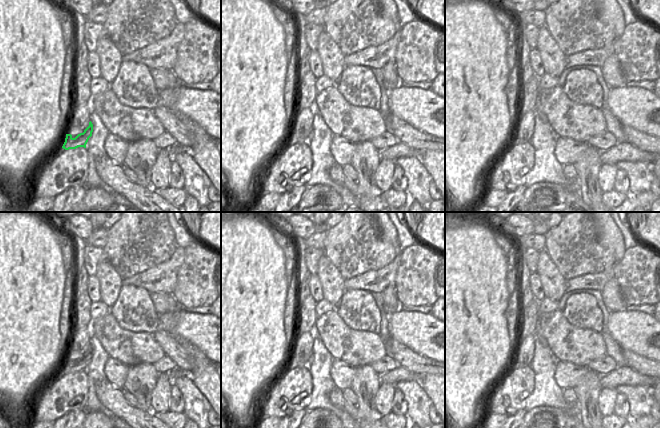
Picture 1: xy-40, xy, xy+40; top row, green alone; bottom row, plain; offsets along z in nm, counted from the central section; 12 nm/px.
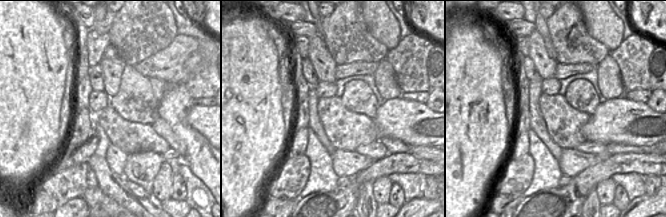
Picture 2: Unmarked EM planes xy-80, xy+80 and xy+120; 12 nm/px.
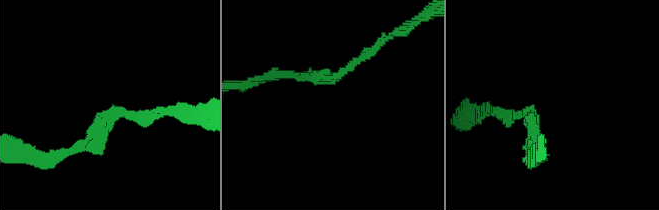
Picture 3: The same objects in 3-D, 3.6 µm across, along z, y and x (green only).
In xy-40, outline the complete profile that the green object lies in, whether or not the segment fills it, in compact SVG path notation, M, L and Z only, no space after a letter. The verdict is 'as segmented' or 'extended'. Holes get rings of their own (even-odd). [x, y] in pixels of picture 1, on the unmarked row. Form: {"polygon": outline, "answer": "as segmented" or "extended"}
{"polygon": "M90 345L89 350L84 354L83 357L78 358L75 362L71 358L66 358L65 366L62 370L63 373L76 373L78 371L86 372L86 368L89 362L92 360L93 348Z", "answer": "as segmented"}

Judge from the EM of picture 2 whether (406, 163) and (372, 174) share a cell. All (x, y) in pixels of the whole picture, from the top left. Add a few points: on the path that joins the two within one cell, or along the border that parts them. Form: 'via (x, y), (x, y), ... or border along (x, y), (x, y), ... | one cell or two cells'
via (398, 164), (390, 164), (380, 168) | one cell

